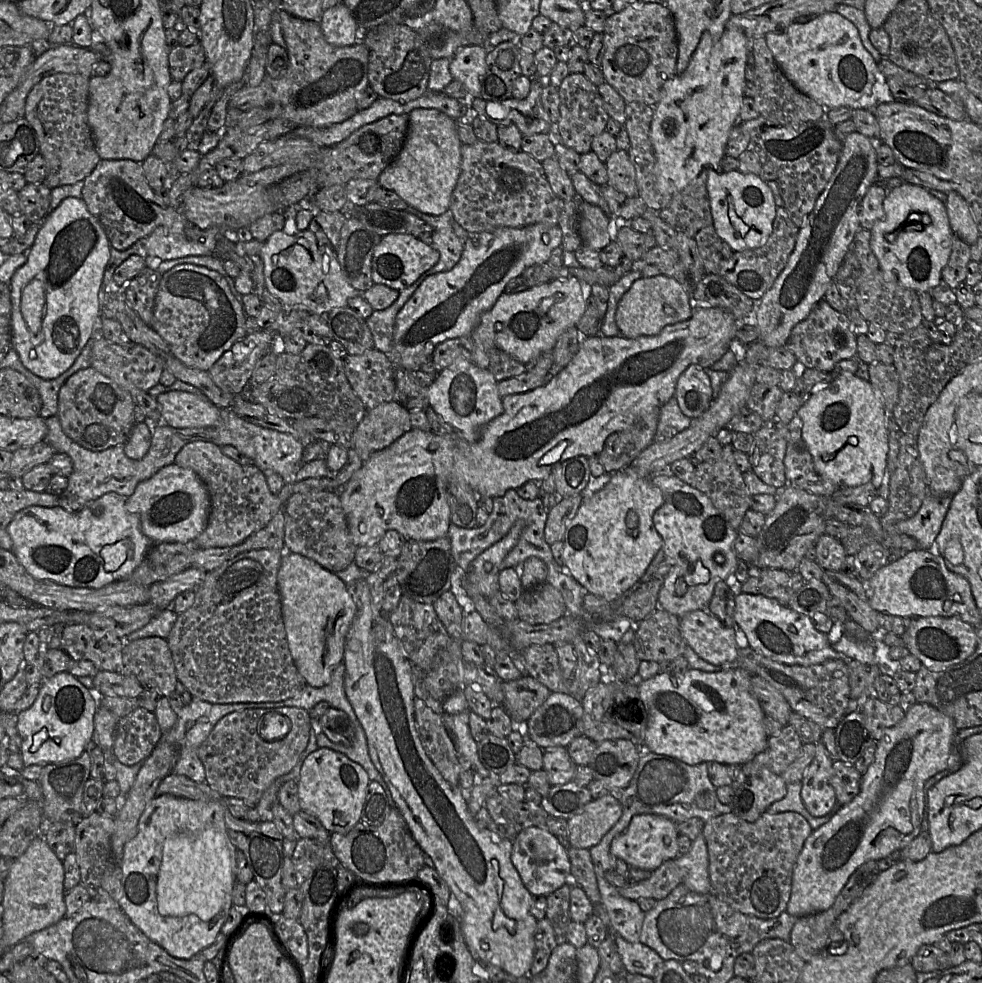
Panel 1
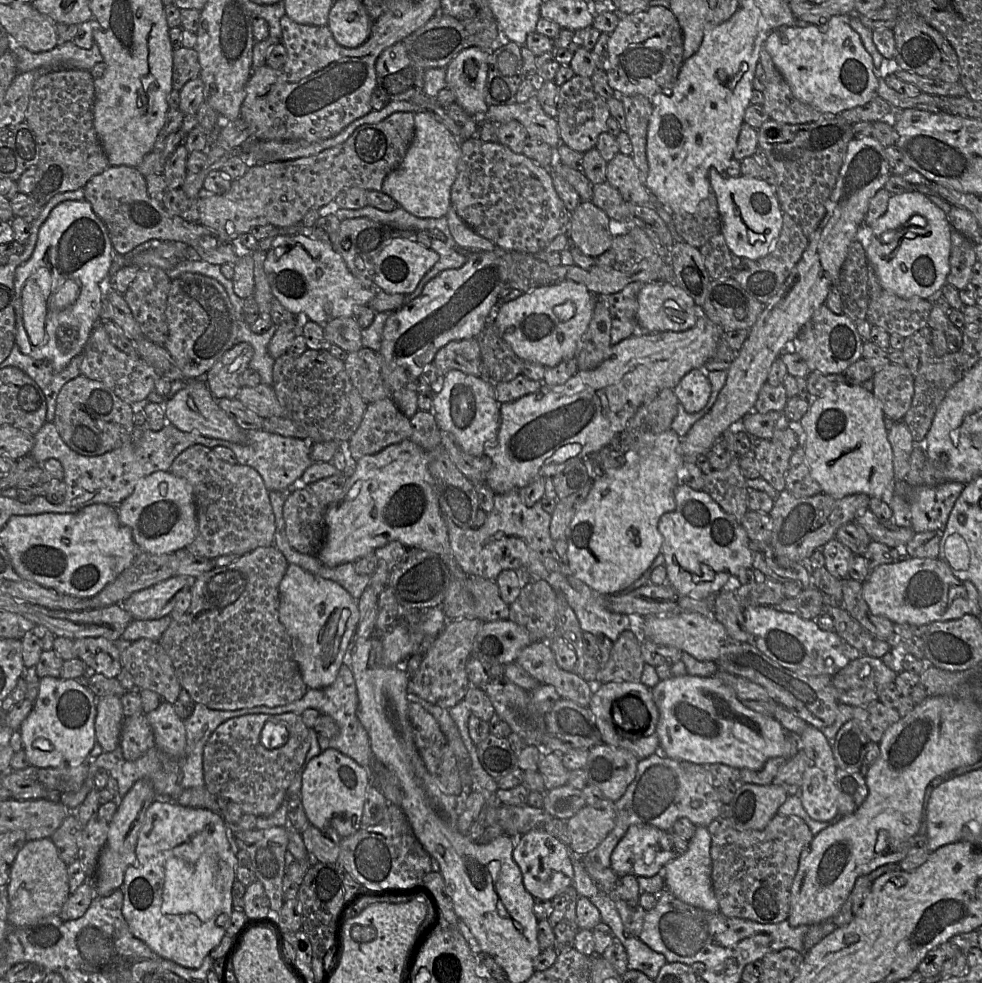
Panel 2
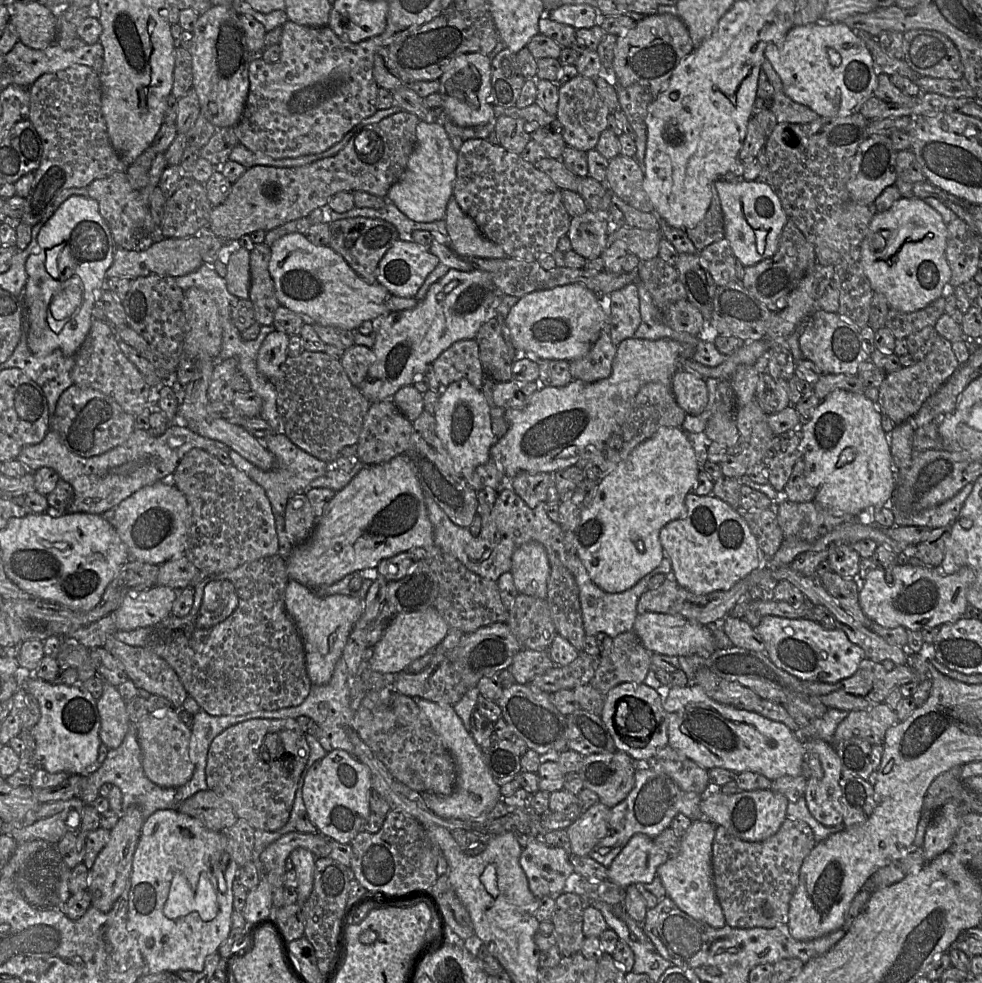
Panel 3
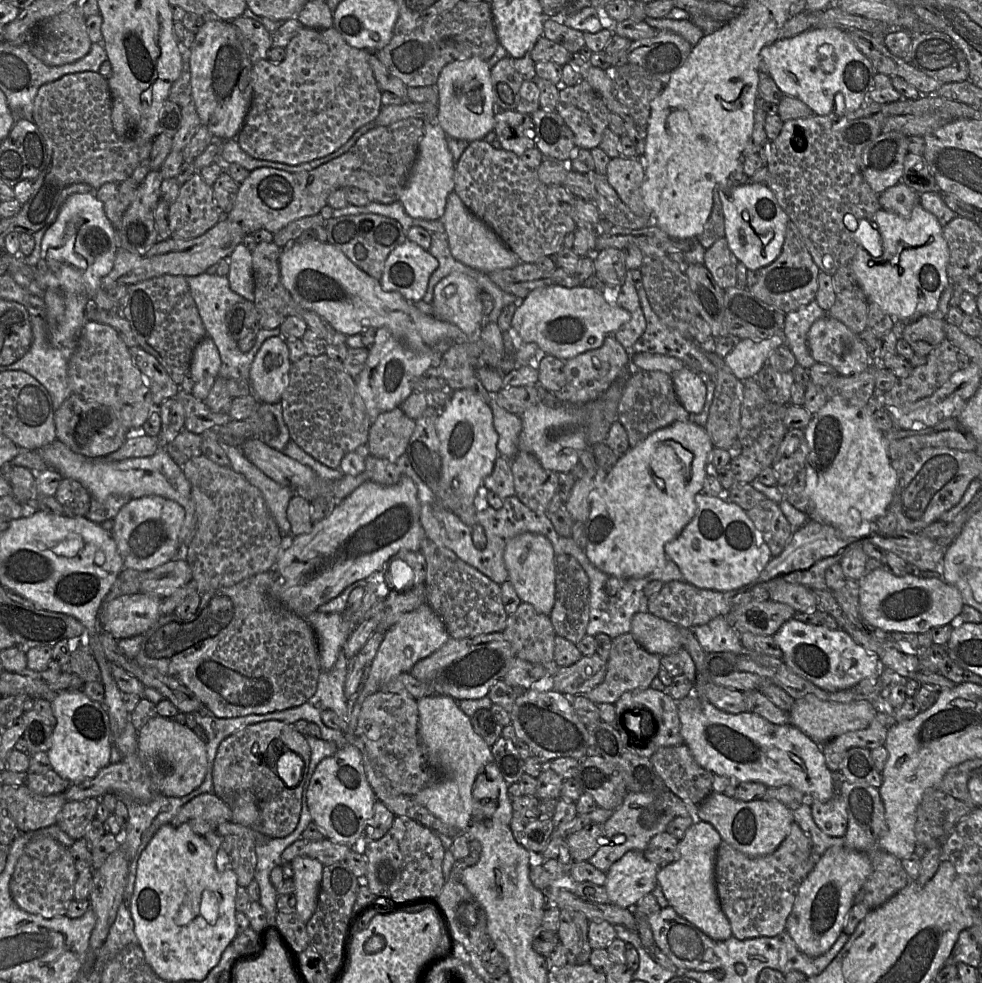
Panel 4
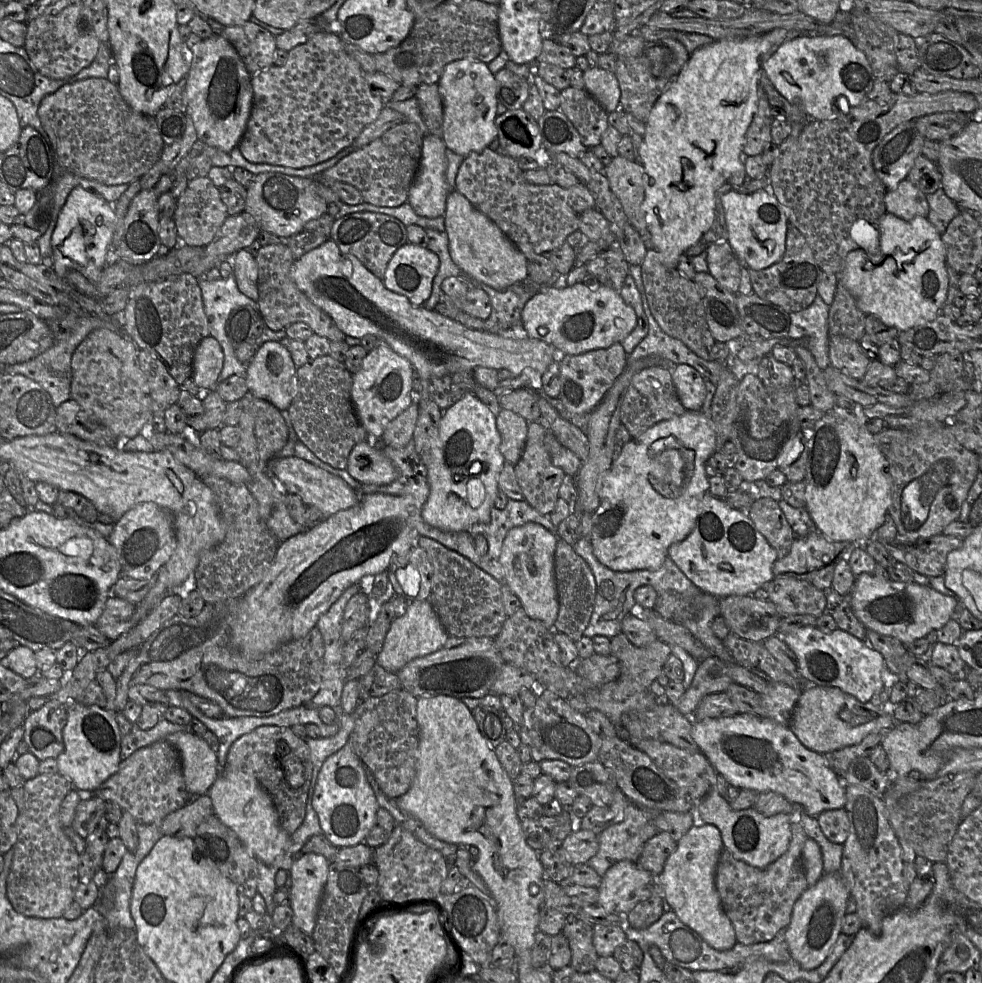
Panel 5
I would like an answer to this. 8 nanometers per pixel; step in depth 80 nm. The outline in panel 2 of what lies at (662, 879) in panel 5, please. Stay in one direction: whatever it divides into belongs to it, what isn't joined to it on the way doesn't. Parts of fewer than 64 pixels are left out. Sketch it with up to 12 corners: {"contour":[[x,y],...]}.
{"contour":[[697,826],[688,850],[661,875],[681,901],[720,912],[712,884],[711,835]]}

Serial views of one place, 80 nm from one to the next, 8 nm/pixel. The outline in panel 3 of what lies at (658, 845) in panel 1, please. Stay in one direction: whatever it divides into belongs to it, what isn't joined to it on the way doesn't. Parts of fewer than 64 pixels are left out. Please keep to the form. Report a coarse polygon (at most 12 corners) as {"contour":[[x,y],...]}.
{"contour":[[633,835],[608,867],[622,888],[648,884],[670,858]]}

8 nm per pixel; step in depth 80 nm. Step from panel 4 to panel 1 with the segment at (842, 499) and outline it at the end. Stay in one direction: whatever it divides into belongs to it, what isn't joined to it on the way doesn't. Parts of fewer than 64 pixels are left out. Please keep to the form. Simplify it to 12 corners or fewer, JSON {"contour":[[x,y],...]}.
{"contour":[[843,372],[797,414],[822,477],[879,489],[889,413]]}

